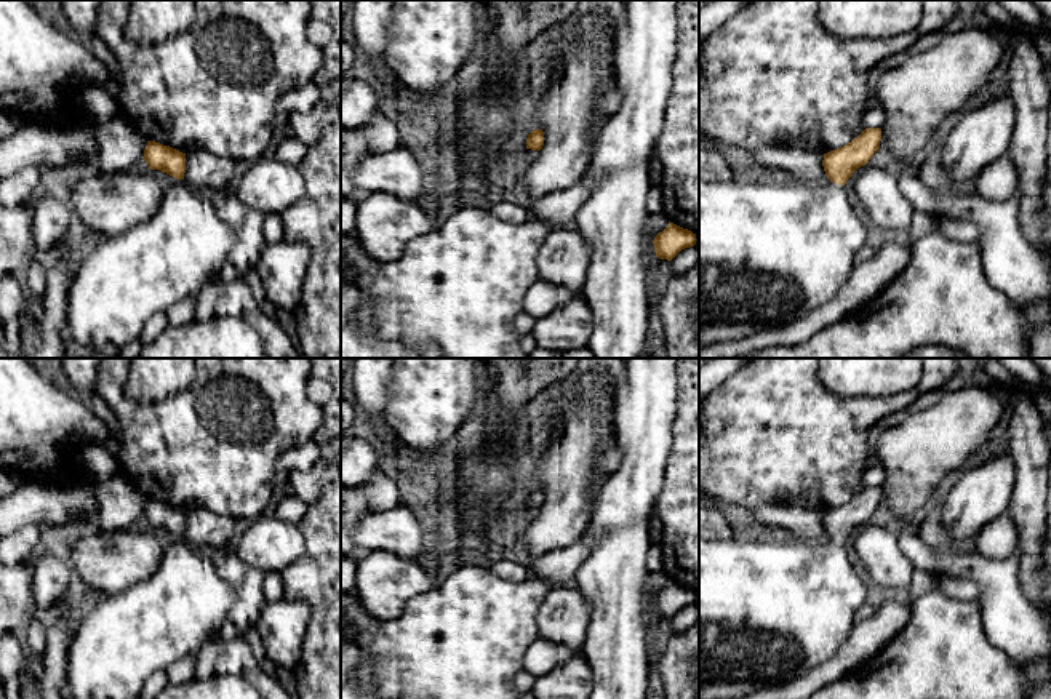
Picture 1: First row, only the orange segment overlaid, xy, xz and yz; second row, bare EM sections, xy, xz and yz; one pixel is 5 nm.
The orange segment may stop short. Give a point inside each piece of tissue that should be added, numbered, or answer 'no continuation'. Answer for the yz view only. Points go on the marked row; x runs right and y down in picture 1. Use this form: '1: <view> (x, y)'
1: yz (768, 255)

